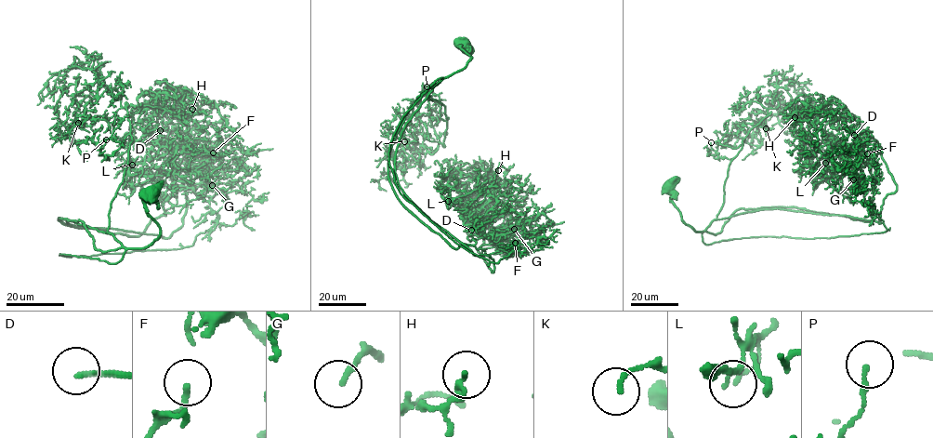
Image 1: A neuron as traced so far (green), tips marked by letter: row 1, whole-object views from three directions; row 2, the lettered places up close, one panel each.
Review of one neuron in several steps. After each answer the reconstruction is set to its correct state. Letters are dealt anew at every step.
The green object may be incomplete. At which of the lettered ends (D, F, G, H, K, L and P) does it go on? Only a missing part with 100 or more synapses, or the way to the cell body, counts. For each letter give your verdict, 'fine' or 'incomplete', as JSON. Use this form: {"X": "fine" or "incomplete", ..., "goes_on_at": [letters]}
{"D": "incomplete", "F": "fine", "G": "fine", "H": "fine", "K": "fine", "L": "fine", "P": "fine", "goes_on_at": ["D"]}

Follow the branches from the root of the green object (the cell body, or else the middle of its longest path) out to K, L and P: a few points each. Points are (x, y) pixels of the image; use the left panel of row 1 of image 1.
K: (151, 193), (160, 234), (125, 247), (107, 228), (126, 109), (78, 123)
L: (151, 193), (145, 247), (100, 251), (59, 218), (140, 234), (165, 211), (151, 146), (132, 165)
P: (151, 193), (145, 209), (160, 234), (125, 247), (107, 228), (132, 137), (99, 150), (106, 139)

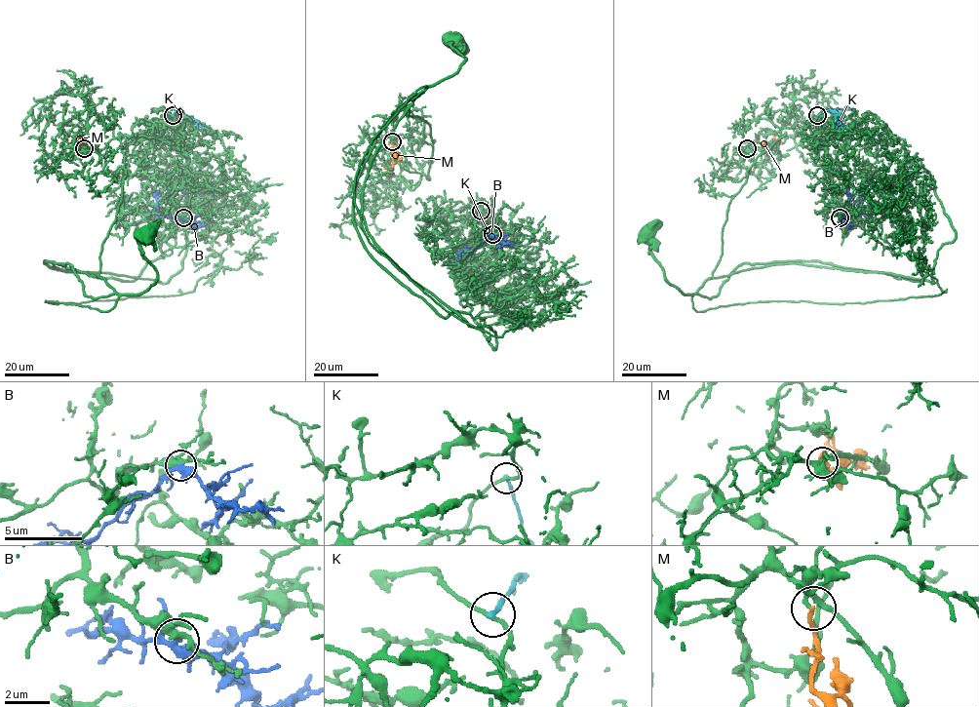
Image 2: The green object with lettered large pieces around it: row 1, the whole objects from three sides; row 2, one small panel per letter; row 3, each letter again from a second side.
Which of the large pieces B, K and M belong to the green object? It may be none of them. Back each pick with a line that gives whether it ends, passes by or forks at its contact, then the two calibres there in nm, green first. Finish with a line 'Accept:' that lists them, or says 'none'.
Accept: none

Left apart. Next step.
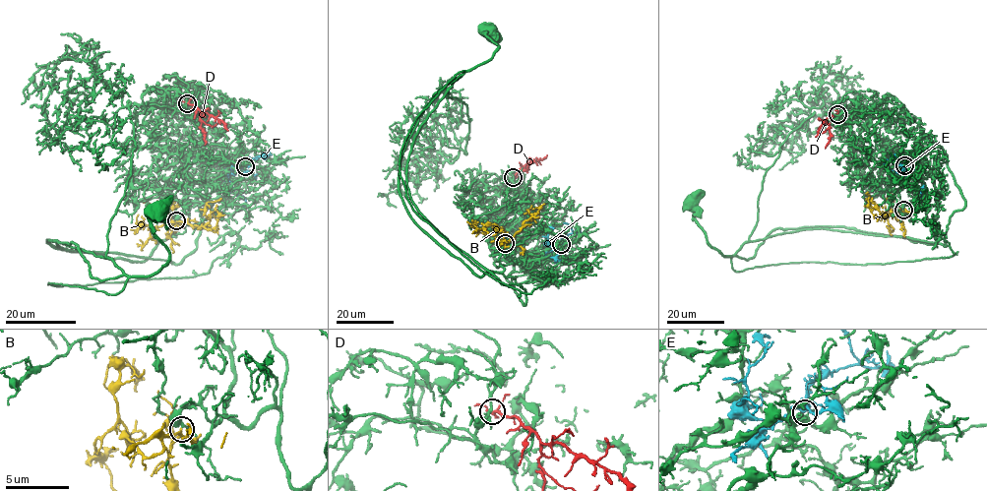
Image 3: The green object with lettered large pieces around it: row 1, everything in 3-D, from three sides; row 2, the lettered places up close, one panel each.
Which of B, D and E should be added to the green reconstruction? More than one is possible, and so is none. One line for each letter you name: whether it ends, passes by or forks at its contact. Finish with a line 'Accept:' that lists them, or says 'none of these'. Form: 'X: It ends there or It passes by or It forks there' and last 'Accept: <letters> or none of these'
B: It forks there
Accept: B

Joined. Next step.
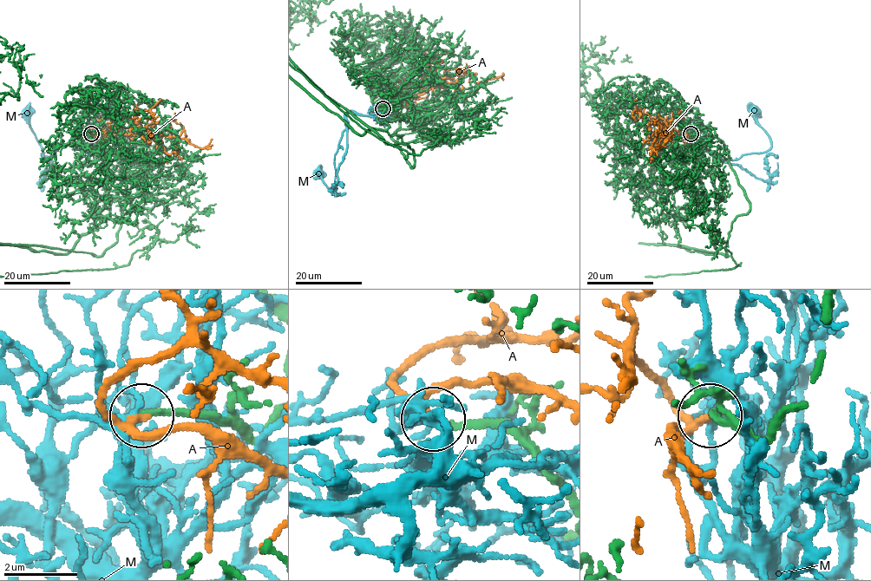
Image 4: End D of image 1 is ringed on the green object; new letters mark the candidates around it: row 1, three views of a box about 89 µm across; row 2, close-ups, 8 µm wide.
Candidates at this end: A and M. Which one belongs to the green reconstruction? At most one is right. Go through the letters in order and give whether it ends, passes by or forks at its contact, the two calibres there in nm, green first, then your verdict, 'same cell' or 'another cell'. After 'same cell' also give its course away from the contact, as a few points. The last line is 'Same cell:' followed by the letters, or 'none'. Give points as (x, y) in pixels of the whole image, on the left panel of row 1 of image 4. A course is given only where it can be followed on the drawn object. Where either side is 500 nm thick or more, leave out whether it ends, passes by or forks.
A: it passes by | 180/160 nm | same cell | via (91, 133), (107, 139), (126, 134), (134, 139), (173, 136), (185, 138), (200, 147), (212, 139)
M: it forks | 170/140 nm | another cell
Same cell: A

